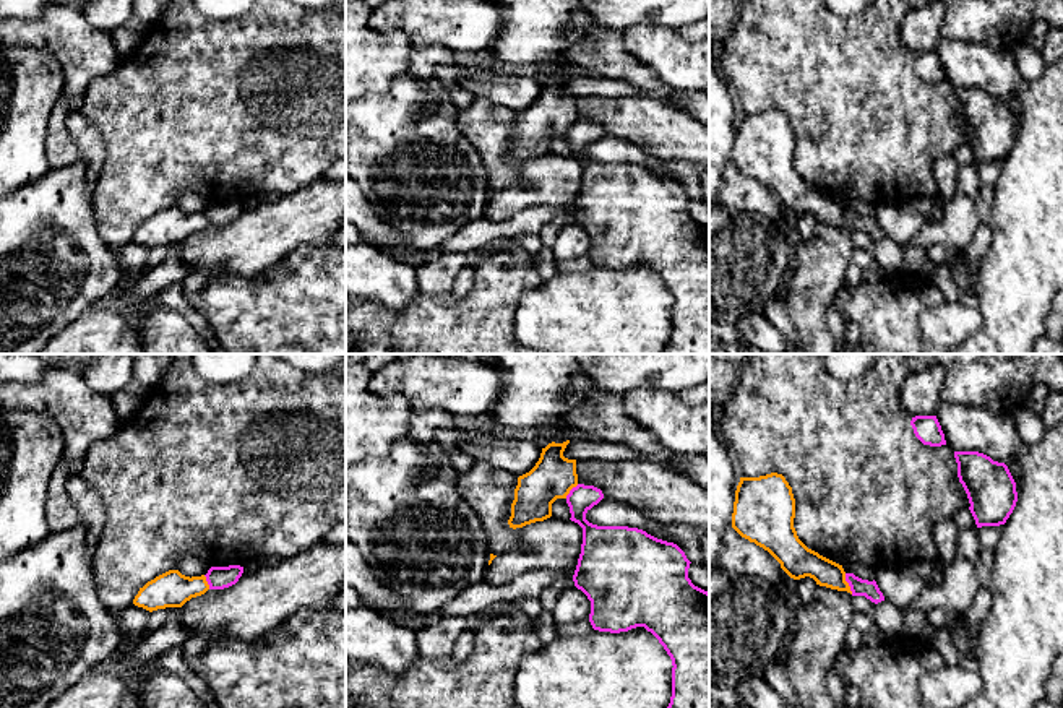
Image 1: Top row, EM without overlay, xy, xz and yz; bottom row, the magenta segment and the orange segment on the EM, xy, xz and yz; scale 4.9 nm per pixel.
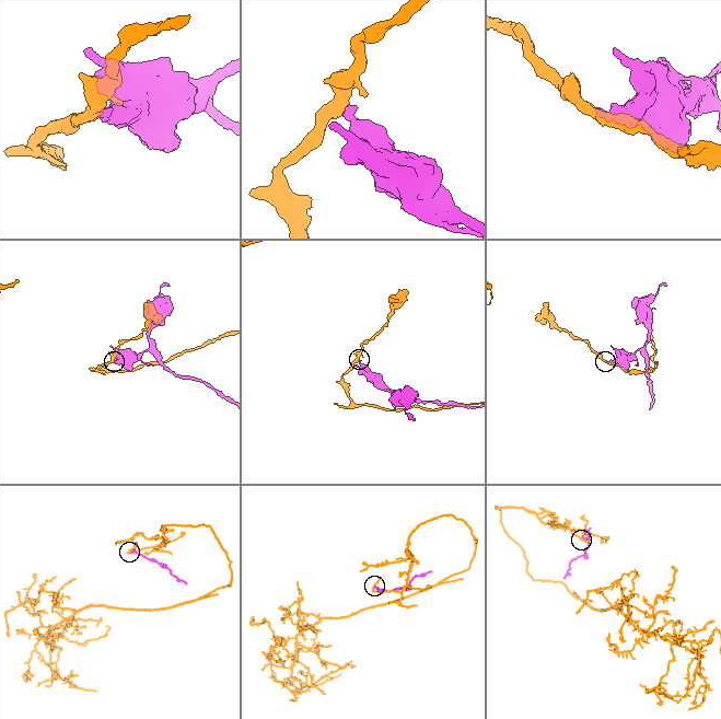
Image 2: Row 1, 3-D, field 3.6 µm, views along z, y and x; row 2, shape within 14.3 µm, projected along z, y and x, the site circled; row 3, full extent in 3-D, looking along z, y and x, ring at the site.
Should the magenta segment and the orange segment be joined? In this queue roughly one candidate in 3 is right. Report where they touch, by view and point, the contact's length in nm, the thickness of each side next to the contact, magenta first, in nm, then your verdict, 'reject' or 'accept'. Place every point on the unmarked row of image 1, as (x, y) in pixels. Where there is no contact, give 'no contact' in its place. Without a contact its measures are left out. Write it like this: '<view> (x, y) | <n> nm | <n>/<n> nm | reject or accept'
yz (849, 220) | 110 nm | 90/140 nm | reject

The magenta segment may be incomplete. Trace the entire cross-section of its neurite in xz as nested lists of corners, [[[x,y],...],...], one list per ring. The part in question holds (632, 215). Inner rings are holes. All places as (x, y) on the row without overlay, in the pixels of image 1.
[[[578,120],[566,132],[566,140],[571,149],[570,156],[578,159],[583,164],[581,190],[579,190],[578,201],[573,211],[573,218],[575,218],[575,222],[581,226],[591,237],[589,258],[592,265],[599,268],[620,270],[620,268],[628,268],[636,263],[644,263],[648,268],[651,268],[664,283],[674,302],[672,304],[672,333],[662,354],[709,354],[709,229],[691,219],[691,216],[688,214],[688,205],[691,198],[686,195],[685,188],[677,180],[657,175],[638,164],[597,162],[597,161],[589,159],[586,156],[586,149],[594,141],[597,141],[602,135],[604,135],[604,130],[600,125],[594,122],[584,122],[584,120]]]

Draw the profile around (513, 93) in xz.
[[[488,71],[464,76],[459,84],[476,97],[488,99],[492,104],[518,114],[529,109],[542,89],[542,84],[531,76],[493,75]]]

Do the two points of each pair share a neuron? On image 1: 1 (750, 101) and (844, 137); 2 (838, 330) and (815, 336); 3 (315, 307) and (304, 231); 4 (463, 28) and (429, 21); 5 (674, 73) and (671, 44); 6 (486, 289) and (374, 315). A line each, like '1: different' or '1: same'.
1: same
2: different
3: different
4: same
5: same
6: same

